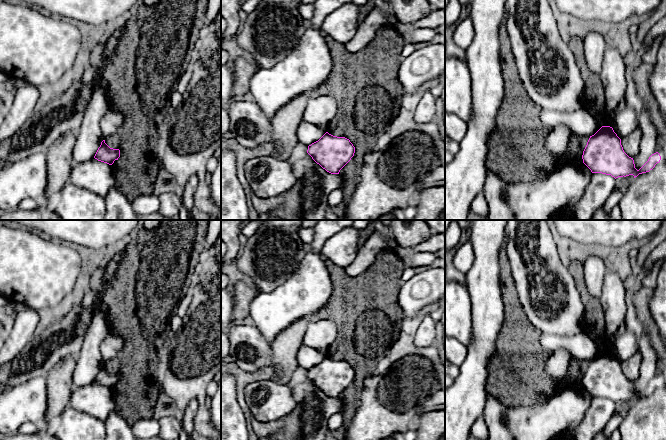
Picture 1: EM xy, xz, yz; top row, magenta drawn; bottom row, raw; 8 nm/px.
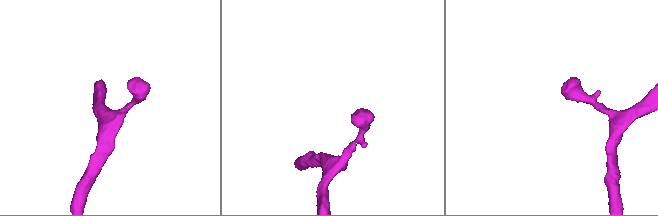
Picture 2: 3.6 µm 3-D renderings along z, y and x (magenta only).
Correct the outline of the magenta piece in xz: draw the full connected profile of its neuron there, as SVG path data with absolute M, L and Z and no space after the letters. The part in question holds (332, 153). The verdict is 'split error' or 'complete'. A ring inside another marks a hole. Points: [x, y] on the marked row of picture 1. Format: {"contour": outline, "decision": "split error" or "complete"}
{"contour": "M326 132L318 141L308 146L307 153L327 172L339 174L354 156L355 147L349 139Z", "decision": "complete"}

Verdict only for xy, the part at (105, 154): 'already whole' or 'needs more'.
already whole

